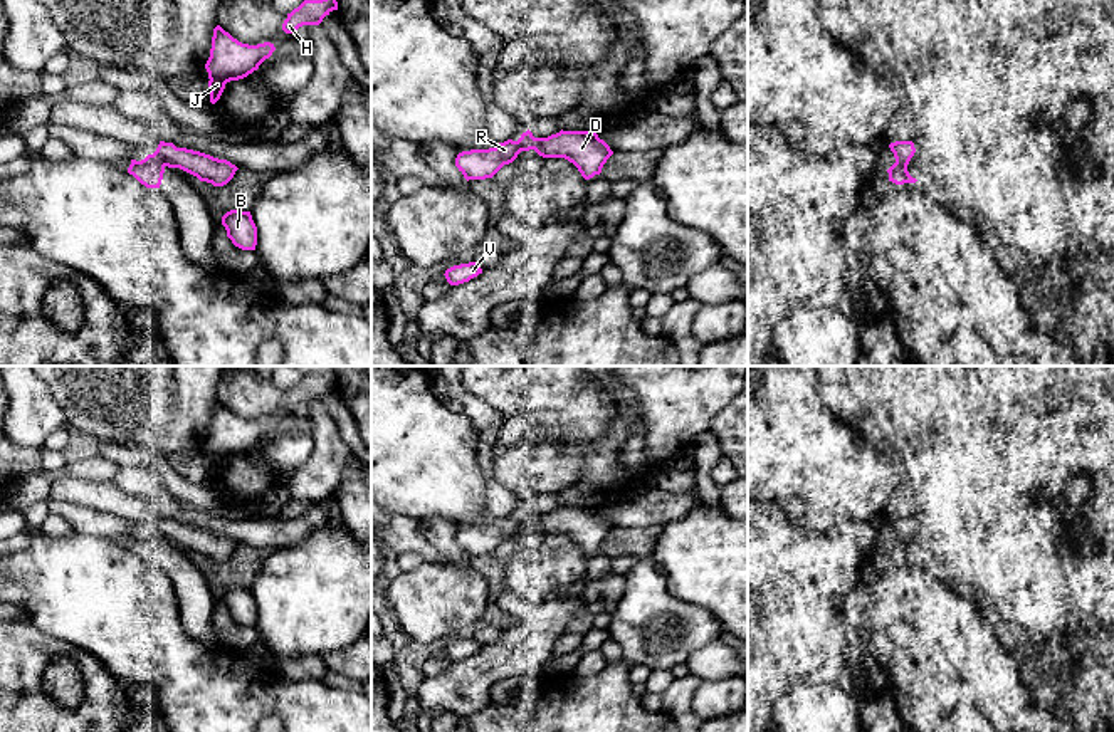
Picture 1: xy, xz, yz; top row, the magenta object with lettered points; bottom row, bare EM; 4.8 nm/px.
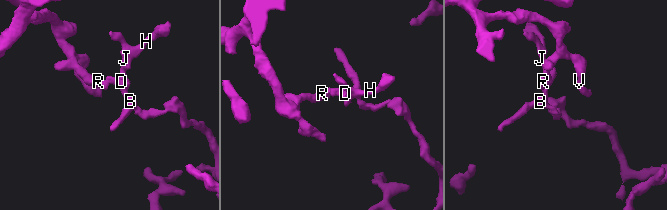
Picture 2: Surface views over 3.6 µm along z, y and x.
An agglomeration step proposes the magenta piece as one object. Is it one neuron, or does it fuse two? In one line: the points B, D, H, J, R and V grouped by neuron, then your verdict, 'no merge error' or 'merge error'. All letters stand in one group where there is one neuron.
groups B D H J / R V; merge error

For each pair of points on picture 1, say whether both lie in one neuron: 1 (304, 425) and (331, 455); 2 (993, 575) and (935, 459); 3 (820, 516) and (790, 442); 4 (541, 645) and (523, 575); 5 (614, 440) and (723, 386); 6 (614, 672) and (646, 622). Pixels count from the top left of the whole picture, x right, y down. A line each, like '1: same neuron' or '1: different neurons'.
1: different neurons
2: same neuron
3: same neuron
4: different neurons
5: same neuron
6: different neurons

